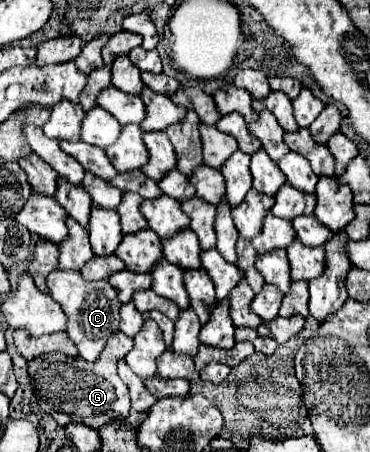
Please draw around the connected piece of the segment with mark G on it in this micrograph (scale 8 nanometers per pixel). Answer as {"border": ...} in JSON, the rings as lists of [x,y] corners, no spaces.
{"border":[[[117,332],[117,334],[113,334],[113,338],[109,338],[105,350],[101,352],[97,362],[93,362],[93,364],[81,360],[79,356],[71,358],[71,356],[57,354],[57,352],[39,356],[37,360],[31,360],[29,362],[29,376],[31,376],[33,392],[35,392],[37,400],[43,404],[43,410],[49,412],[59,426],[67,426],[69,422],[73,422],[73,424],[91,426],[93,430],[101,430],[101,426],[105,426],[105,424],[109,424],[113,420],[127,420],[129,418],[129,408],[131,408],[129,390],[127,390],[127,386],[123,384],[123,380],[117,374],[117,362],[121,358],[125,358],[125,354],[131,348],[133,348],[133,338],[125,336],[123,332]]]}

